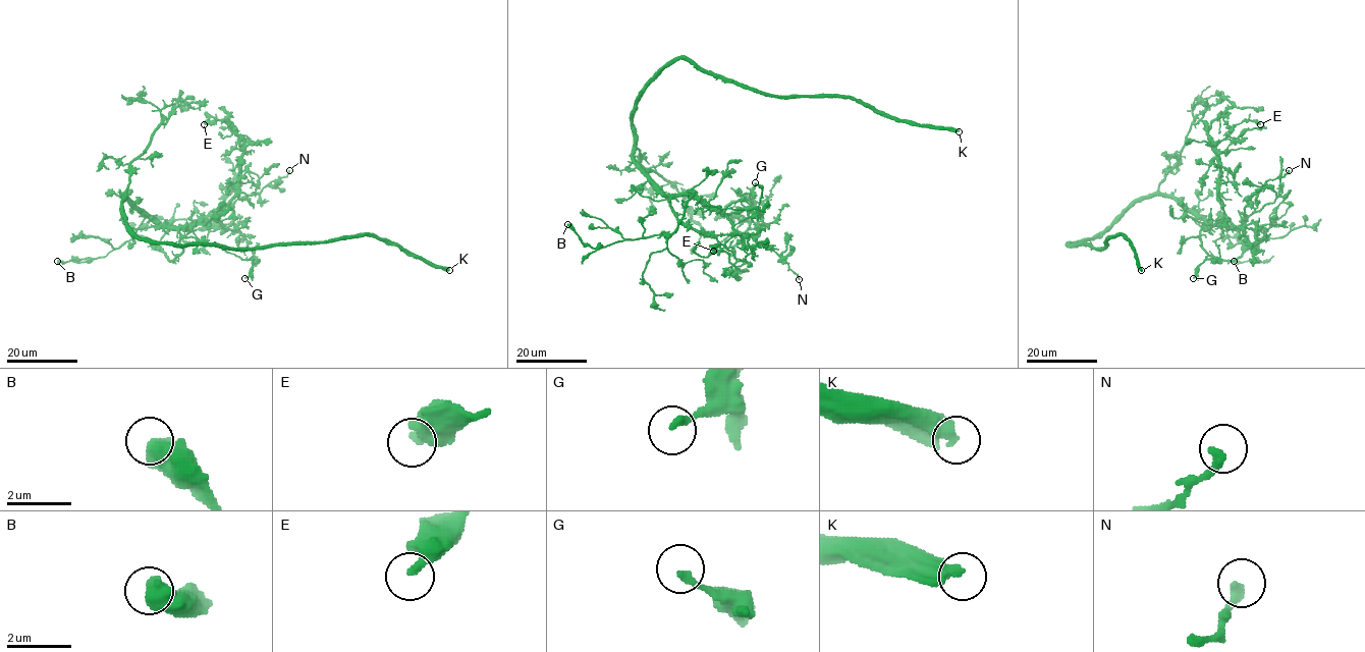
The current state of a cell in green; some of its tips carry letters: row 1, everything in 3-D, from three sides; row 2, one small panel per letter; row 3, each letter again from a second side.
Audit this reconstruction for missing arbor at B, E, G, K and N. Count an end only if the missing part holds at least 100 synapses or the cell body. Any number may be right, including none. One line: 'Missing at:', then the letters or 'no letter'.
Missing at: K

